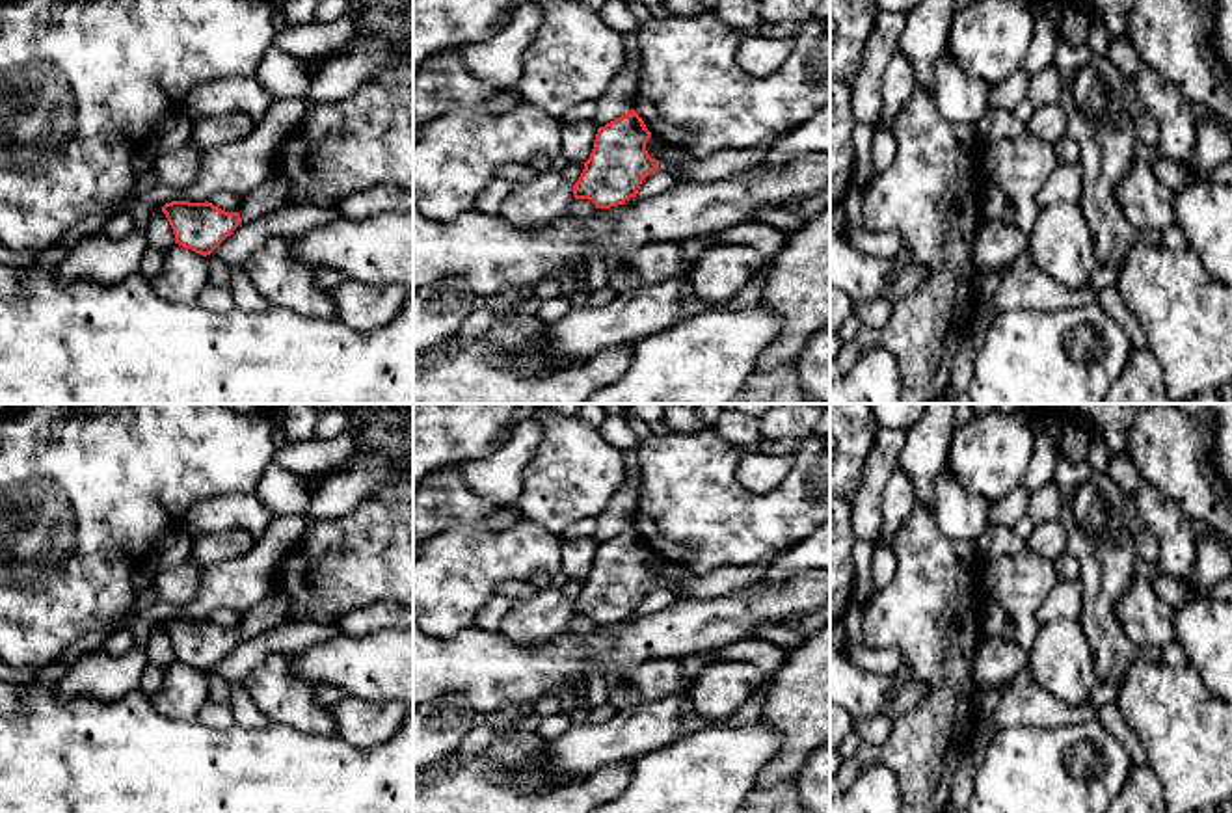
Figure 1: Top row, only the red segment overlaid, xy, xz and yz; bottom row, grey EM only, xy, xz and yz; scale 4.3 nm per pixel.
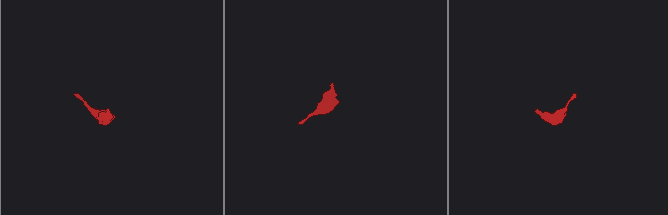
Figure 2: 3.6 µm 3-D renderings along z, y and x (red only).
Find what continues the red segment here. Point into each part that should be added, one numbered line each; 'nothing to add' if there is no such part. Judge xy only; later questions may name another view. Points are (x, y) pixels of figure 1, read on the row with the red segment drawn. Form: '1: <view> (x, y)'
1: xy (274, 192)

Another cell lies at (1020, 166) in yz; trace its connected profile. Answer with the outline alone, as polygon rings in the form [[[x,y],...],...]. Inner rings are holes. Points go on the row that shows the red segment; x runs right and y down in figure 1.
[[[1025,132],[1014,140],[1001,140],[988,147],[986,166],[990,180],[1012,203],[1012,223],[1029,236],[1040,210],[1037,193],[1057,166],[1053,145]]]

